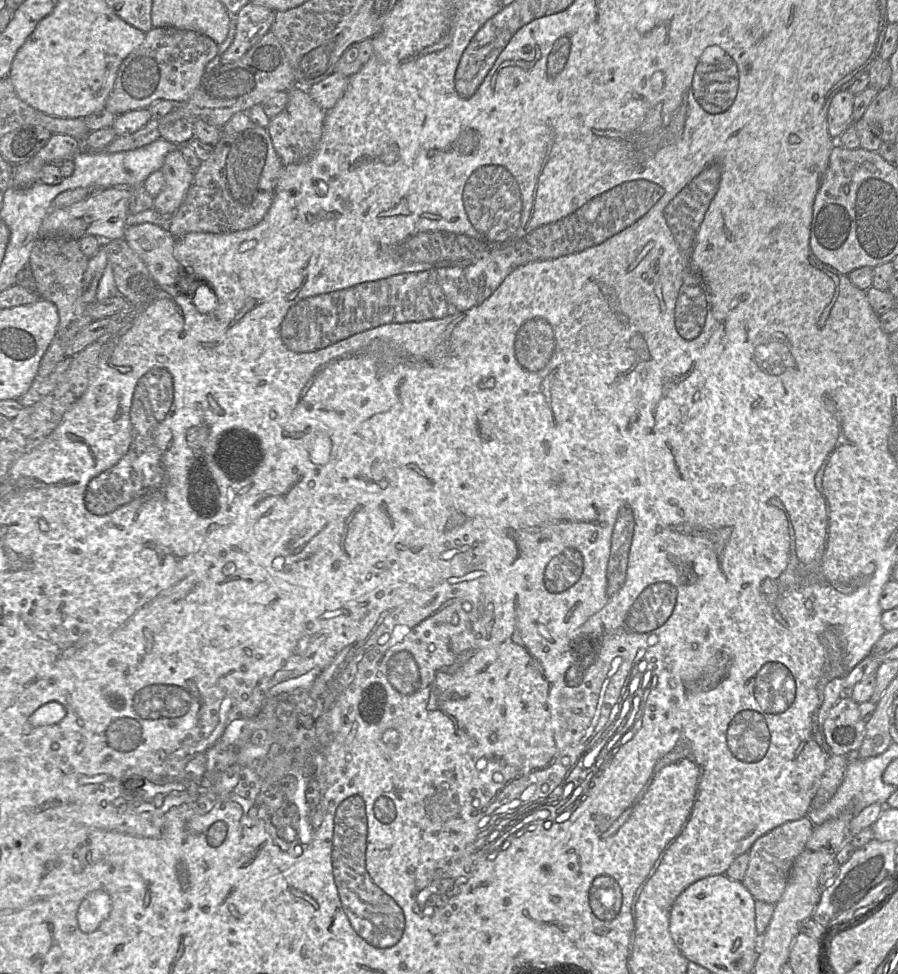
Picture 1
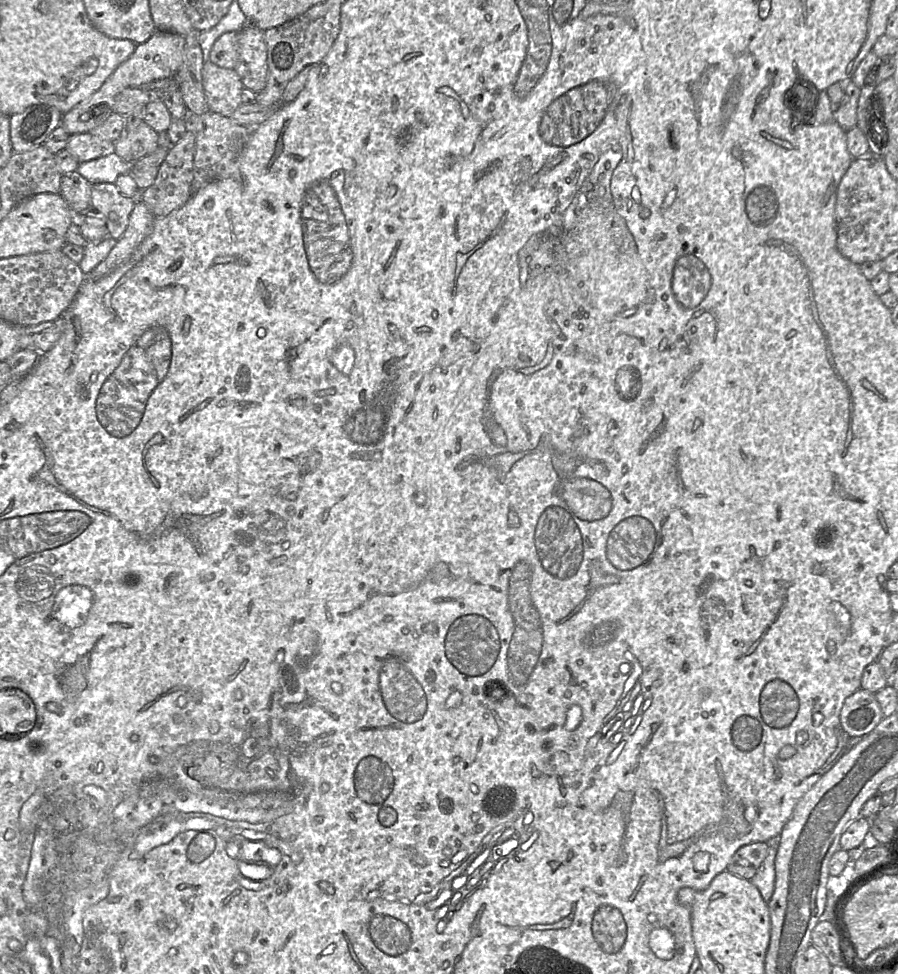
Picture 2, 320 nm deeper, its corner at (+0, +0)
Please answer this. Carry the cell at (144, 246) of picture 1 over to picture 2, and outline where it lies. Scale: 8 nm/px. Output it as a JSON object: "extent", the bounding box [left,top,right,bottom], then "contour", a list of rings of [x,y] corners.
{"extent":[91,183,134,240],"contour":[[[114,183],[91,187],[91,206],[103,214],[109,235],[115,240],[123,235],[134,205],[134,199],[121,194]]]}

